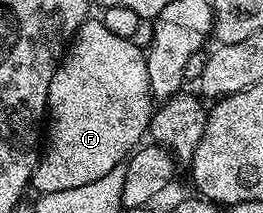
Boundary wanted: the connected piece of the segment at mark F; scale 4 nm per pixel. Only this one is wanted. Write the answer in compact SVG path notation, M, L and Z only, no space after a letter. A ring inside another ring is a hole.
M90 17L86 19L83 26L73 35L72 39L69 40L69 46L65 48L64 55L61 56L61 62L57 64L57 68L55 69L55 73L51 77L51 85L49 86L49 92L47 93L47 101L49 102L49 106L47 108L47 127L49 123L49 135L47 131L47 138L44 140L43 143L43 150L40 152L37 165L33 169L33 178L31 180L31 187L32 190L41 195L46 195L47 193L59 193L62 189L75 189L78 185L87 185L90 181L95 181L98 177L103 177L109 172L111 169L115 169L116 167L122 166L128 160L129 156L133 154L135 148L146 138L147 132L149 130L149 119L153 116L153 112L155 110L155 100L152 95L149 93L149 78L147 77L147 65L145 64L145 56L146 52L144 50L141 51L137 48L138 44L131 39L124 39L123 37L115 37L115 33L110 33L107 29L107 25L103 25L101 23L100 18L97 17Z

